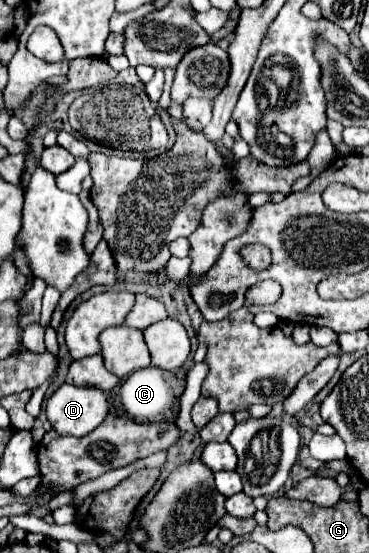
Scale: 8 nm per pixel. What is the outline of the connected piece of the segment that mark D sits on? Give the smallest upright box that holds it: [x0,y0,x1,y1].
[45,386,107,436]

